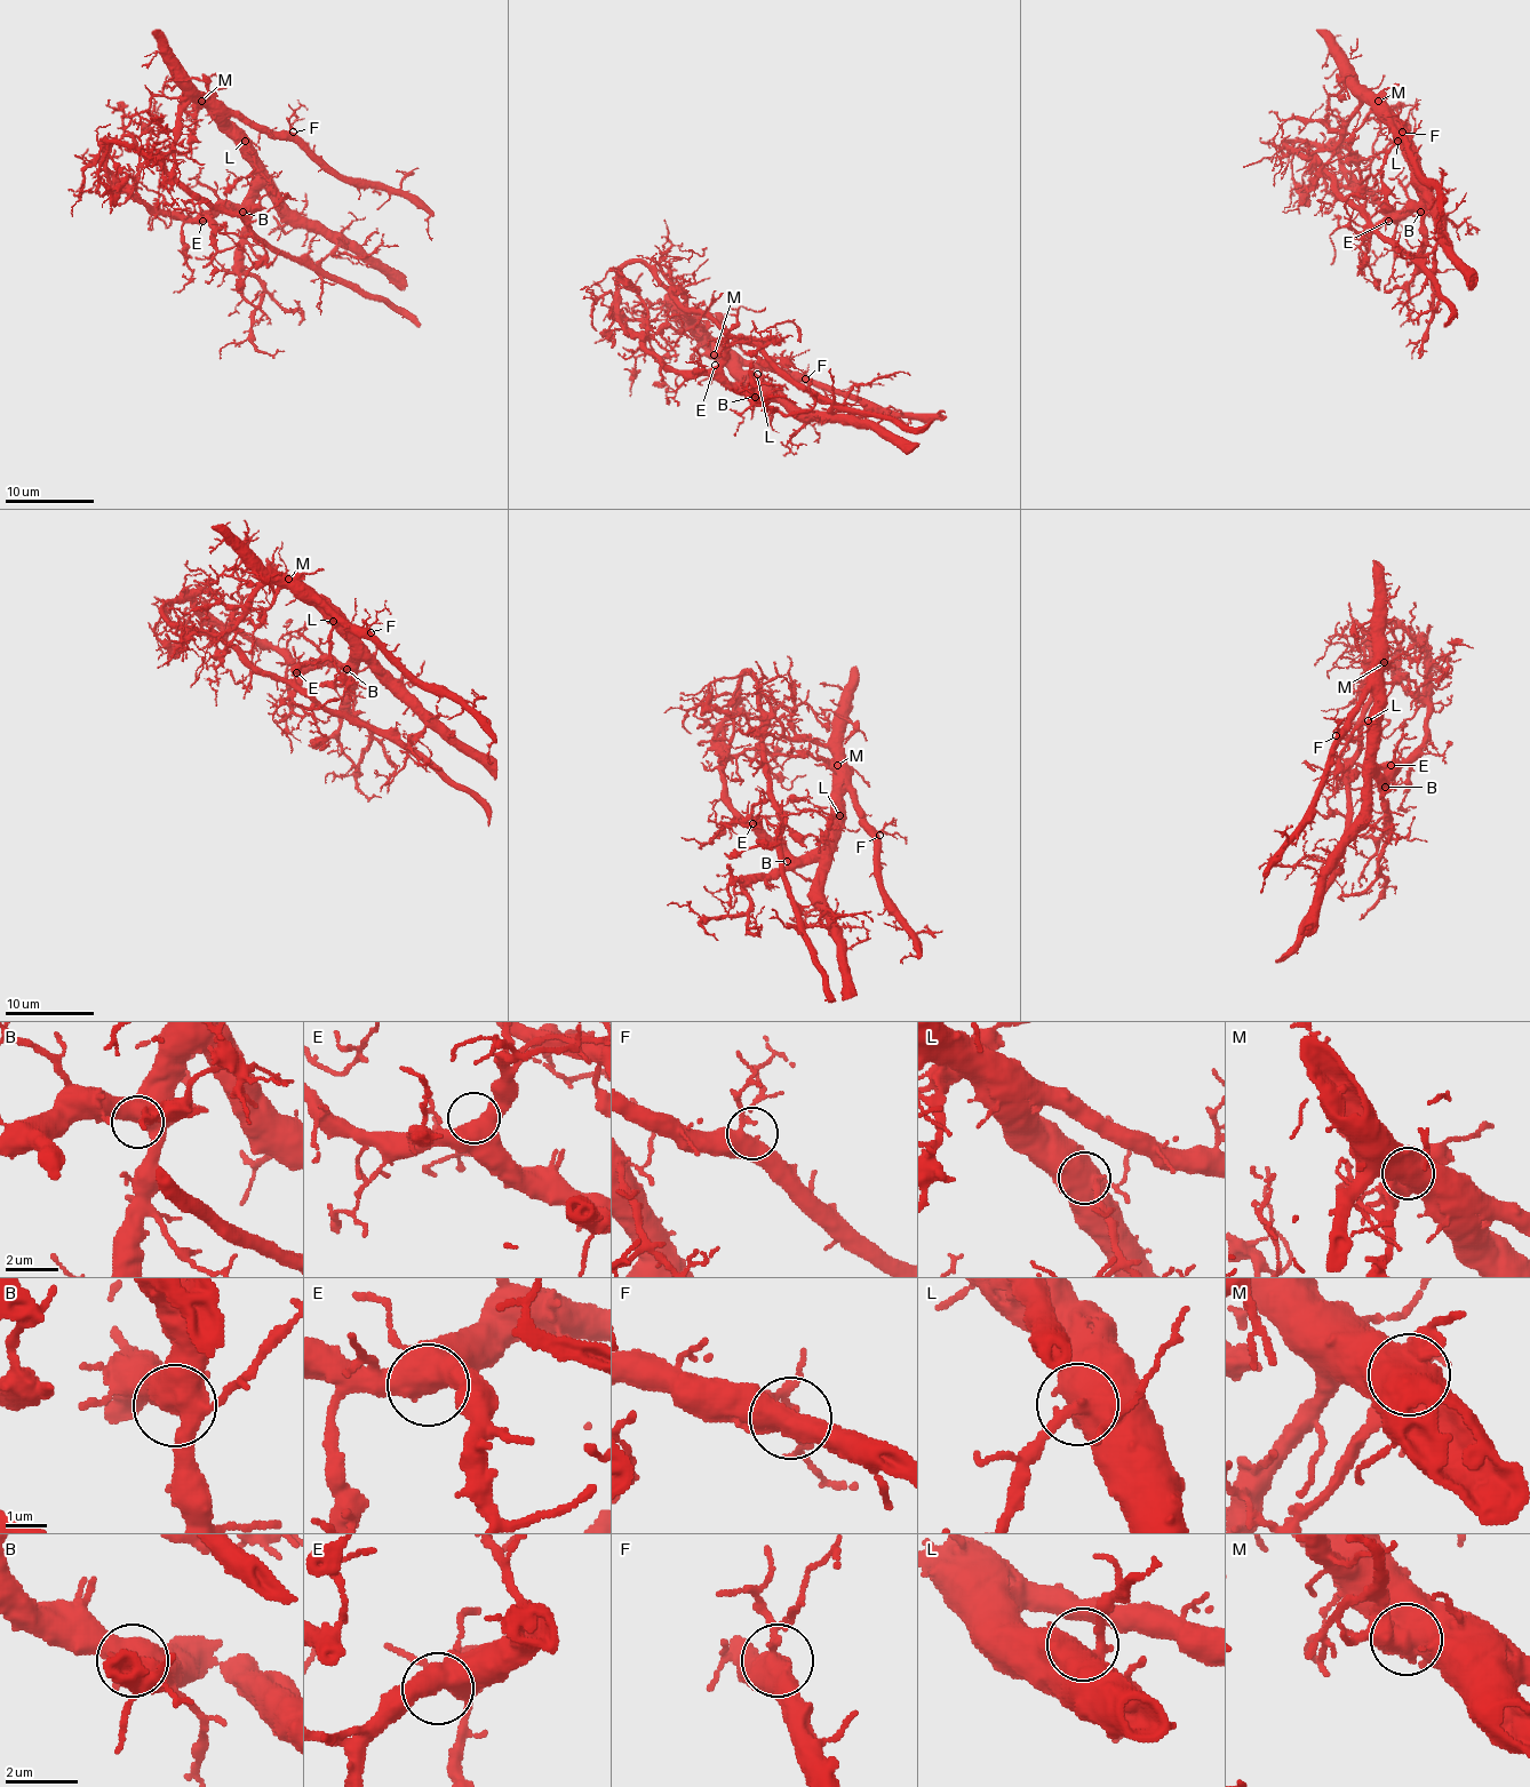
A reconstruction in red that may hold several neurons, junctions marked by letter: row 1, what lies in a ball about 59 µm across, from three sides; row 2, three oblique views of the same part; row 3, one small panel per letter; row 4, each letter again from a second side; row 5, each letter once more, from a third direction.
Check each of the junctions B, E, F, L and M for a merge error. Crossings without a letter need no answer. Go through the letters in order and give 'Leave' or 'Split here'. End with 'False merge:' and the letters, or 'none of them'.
B: Leave
E: Leave
F: Leave
L: Leave
M: Split here
False merge: M

